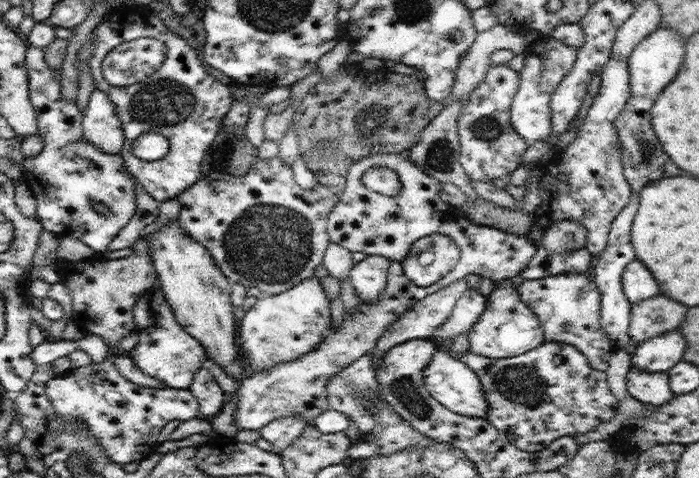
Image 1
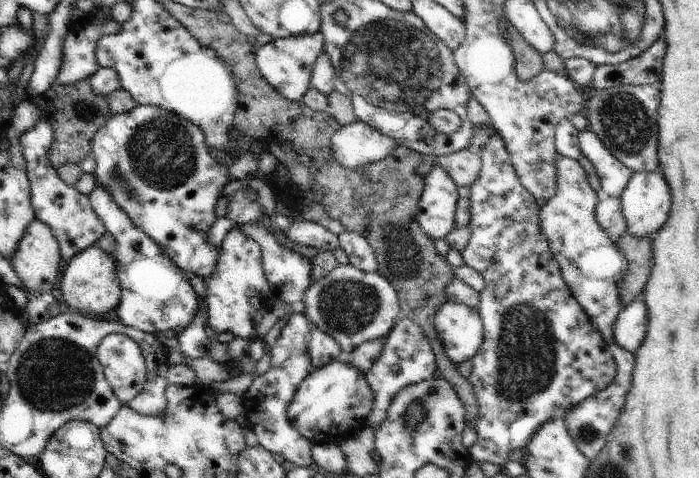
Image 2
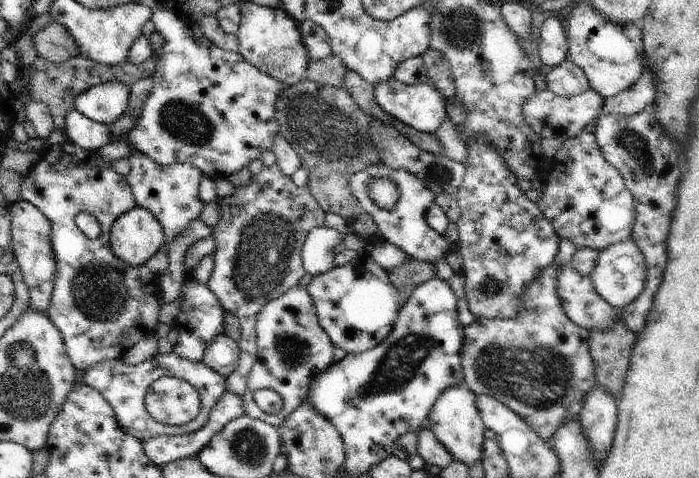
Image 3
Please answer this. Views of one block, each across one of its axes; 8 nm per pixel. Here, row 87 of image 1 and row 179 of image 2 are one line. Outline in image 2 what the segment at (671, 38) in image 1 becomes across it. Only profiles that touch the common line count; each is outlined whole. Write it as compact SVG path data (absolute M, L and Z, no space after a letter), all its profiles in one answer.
M633 172L632 178L622 191L620 202L626 217L628 234L644 238L656 234L662 228L662 224L668 220L670 206L672 206L670 186L662 176L662 172Z

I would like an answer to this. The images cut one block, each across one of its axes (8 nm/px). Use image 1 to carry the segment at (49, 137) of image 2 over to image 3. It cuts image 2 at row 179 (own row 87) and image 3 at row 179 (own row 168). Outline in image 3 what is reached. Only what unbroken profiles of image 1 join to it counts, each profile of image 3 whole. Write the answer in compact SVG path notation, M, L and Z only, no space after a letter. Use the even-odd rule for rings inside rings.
M58 140L53 141L48 144L48 146L43 150L43 155L37 161L35 165L30 169L30 172L23 177L23 182L20 187L21 198L28 202L31 202L38 210L42 211L42 214L48 218L51 222L51 241L54 249L55 259L56 259L56 276L54 281L53 293L51 296L51 303L49 306L49 311L47 315L49 319L54 323L54 326L59 330L62 335L64 344L66 345L66 350L70 360L73 365L77 368L79 373L87 372L92 368L92 366L97 365L99 362L113 361L121 358L122 354L126 351L130 351L131 348L138 344L141 340L148 338L156 332L156 326L158 326L158 312L160 312L160 306L163 304L163 296L161 289L161 278L162 276L158 273L152 272L148 269L146 264L140 266L132 266L124 261L120 261L119 258L114 254L114 251L110 246L110 231L114 221L121 217L122 214L132 210L137 206L135 201L135 196L132 192L132 187L126 180L124 175L121 175L117 170L114 170L112 166L112 161L110 159L102 158L101 154L98 154L98 150L83 149L82 146L78 146L75 142L70 140ZM88 211L93 214L98 222L101 224L101 235L97 239L89 239L76 225L75 218L79 212Z

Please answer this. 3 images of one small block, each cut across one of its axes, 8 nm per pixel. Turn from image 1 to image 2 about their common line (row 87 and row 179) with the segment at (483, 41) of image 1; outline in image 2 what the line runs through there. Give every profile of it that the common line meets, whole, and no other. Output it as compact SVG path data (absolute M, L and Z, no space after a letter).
M471 148L455 152L447 157L437 157L435 160L458 187L470 188L472 182L476 182L481 168L481 156Z

